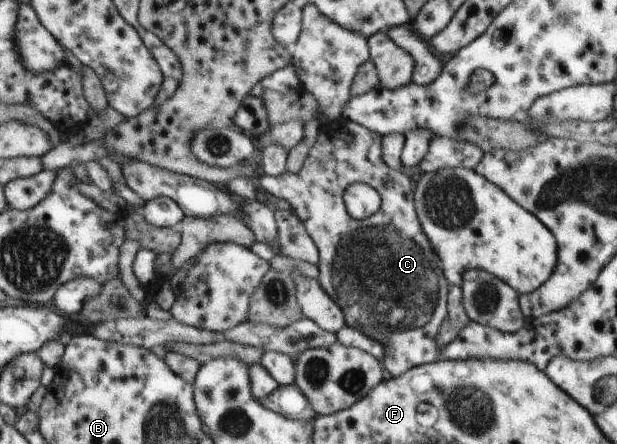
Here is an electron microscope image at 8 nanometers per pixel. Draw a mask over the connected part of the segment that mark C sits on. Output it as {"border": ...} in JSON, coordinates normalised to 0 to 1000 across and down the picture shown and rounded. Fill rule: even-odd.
{"border":[[[553,261],[549,268],[530,273],[527,279],[519,282],[514,315],[502,333],[499,351],[496,351],[485,387],[473,390],[467,385],[464,392],[457,392],[457,396],[426,392],[421,405],[421,419],[452,448],[467,450],[473,466],[472,473],[486,491],[486,500],[493,500],[496,523],[502,527],[502,536],[509,541],[509,550],[512,550],[512,559],[517,563],[517,588],[514,595],[517,624],[514,631],[520,635],[520,644],[527,658],[558,698],[561,732],[588,748],[600,761],[606,761],[606,766],[611,766],[622,779],[619,820],[624,820],[626,838],[632,838],[635,849],[645,849],[655,845],[666,829],[682,827],[687,820],[702,818],[707,811],[720,806],[715,779],[708,773],[707,752],[710,752],[710,743],[715,739],[716,723],[723,718],[723,673],[729,640],[723,631],[720,608],[715,604],[713,579],[708,574],[708,565],[702,559],[700,545],[695,541],[695,532],[682,505],[676,464],[668,455],[668,419],[665,419],[665,405],[661,405],[661,396],[652,392],[652,381],[632,383],[626,374],[622,351],[619,349],[621,318],[622,311],[616,300],[603,297],[592,284],[569,273],[566,264]],[[577,412],[590,412],[608,423],[618,441],[616,473],[590,495],[569,489],[558,450],[559,432]]]}

